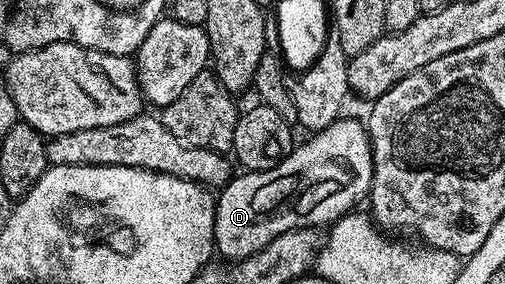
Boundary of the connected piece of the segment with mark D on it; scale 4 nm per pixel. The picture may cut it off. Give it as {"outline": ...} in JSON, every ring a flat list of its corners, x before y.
{"outline":[[339,119,332,121,326,128,321,128,320,131,307,135,306,141,301,141,300,146,290,151,289,156,285,156,282,161,276,165,271,172,247,172,243,171,242,176,235,175,224,187,220,190,220,195,214,202,214,246,219,253,230,256,226,258,241,258,243,256,251,256,253,252,259,252,264,244,270,243,271,239,280,235,284,230,293,230,295,228,313,228,321,229,321,224,329,226,335,220,339,220,343,214,355,211,357,200,365,201,368,196,368,189,372,182,372,174,374,173,374,159,372,158,372,146,370,145,370,133,367,131,365,123,358,124,342,124]]}

